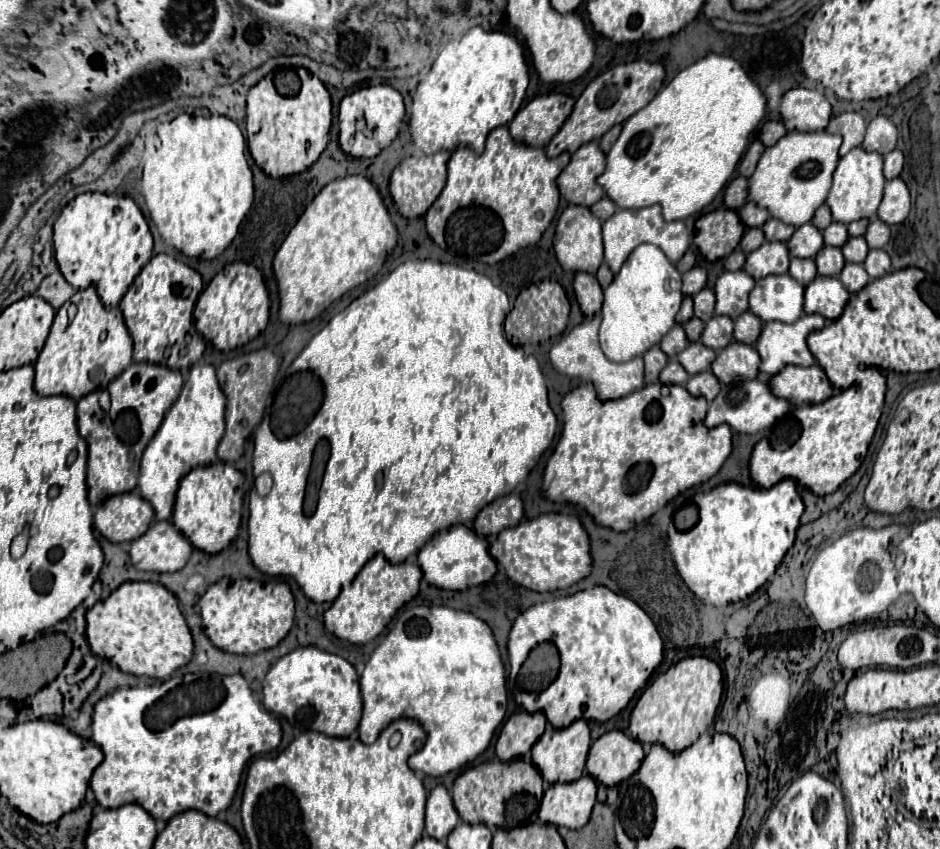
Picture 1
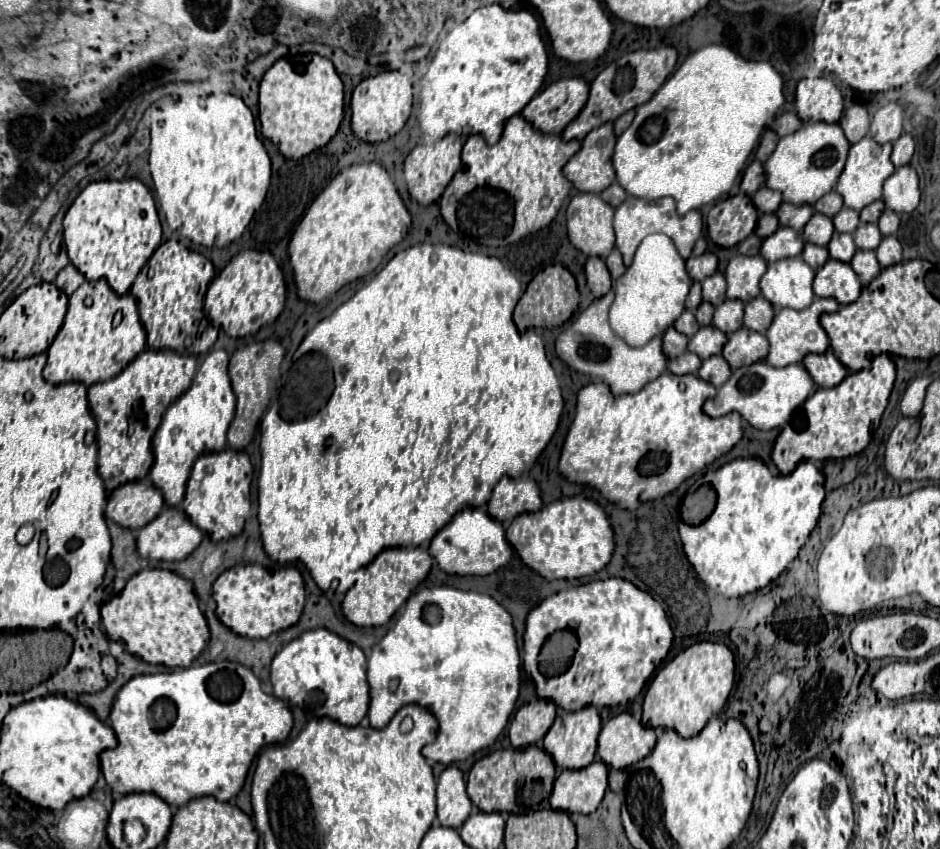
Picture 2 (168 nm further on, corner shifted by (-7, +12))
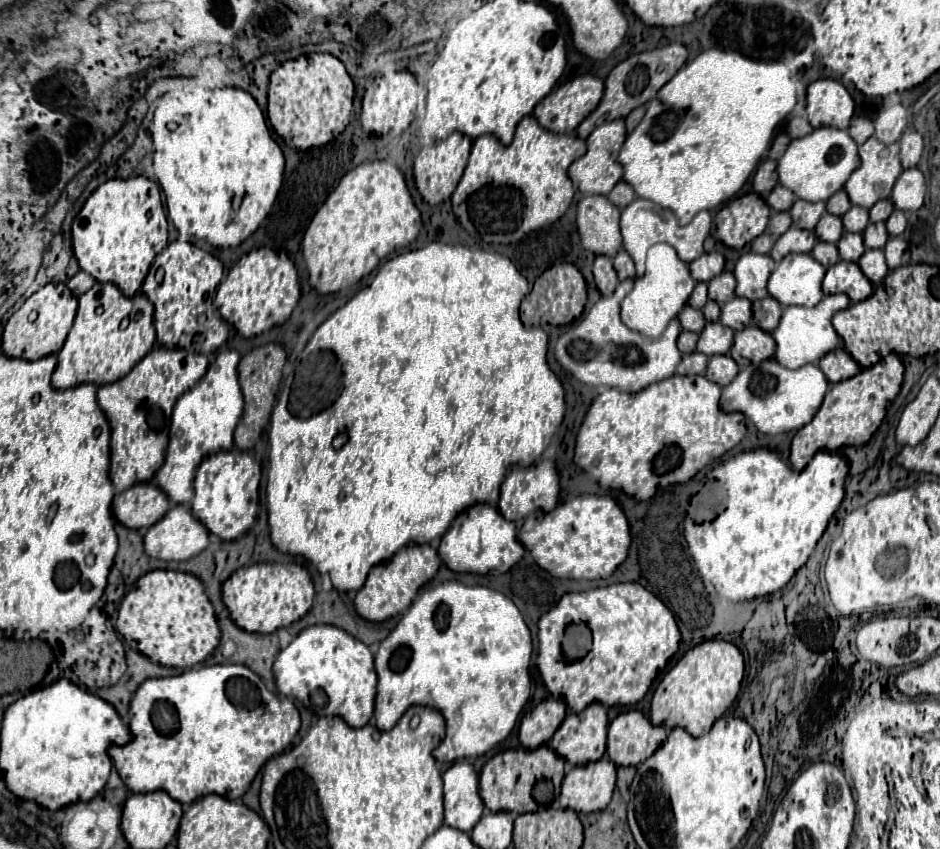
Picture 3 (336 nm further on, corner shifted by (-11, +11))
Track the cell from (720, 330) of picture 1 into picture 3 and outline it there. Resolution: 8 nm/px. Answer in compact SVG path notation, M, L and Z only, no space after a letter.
M734 297L732 301L728 301L724 307L722 307L722 313L720 313L720 323L734 329L734 331L740 331L744 327L748 327L752 323L752 303L744 297Z

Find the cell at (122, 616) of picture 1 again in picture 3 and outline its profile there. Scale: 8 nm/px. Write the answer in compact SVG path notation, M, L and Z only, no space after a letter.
M166 569L148 571L136 581L118 609L116 631L124 643L132 645L154 663L180 669L202 663L220 641L214 609L200 579L190 573Z

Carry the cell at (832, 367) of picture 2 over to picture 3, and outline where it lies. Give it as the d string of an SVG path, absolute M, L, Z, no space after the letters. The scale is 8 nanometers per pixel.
M838 347L838 349L830 351L830 353L826 353L826 355L820 359L818 367L824 371L824 375L826 375L826 379L828 379L830 383L840 383L840 381L844 381L844 379L848 379L848 377L854 377L854 375L860 371L860 365L858 365L858 363L850 357L850 353L848 353L846 349L842 349L842 347Z

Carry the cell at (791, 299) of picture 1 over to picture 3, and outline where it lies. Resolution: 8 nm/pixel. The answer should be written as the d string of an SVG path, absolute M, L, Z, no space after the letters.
M790 253L768 279L768 293L780 305L814 307L822 299L822 279L826 269L810 253Z

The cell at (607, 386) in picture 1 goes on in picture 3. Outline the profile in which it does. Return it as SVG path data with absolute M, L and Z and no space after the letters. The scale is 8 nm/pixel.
M634 279L622 281L610 297L600 299L590 309L590 313L578 327L572 327L558 337L554 349L556 361L566 371L570 371L578 381L594 387L606 385L606 387L616 387L620 391L638 393L644 387L674 375L676 365L682 359L682 353L676 347L680 321L674 319L658 339L648 339L636 331L630 331L620 321L620 303L632 291L632 287L634 287Z

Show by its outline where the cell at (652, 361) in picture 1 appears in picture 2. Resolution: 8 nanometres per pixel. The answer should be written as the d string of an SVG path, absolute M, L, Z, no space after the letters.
M668 328L666 334L664 334L664 354L672 360L672 358L678 358L686 352L686 346L688 346L688 338L680 332L676 332L676 328Z

